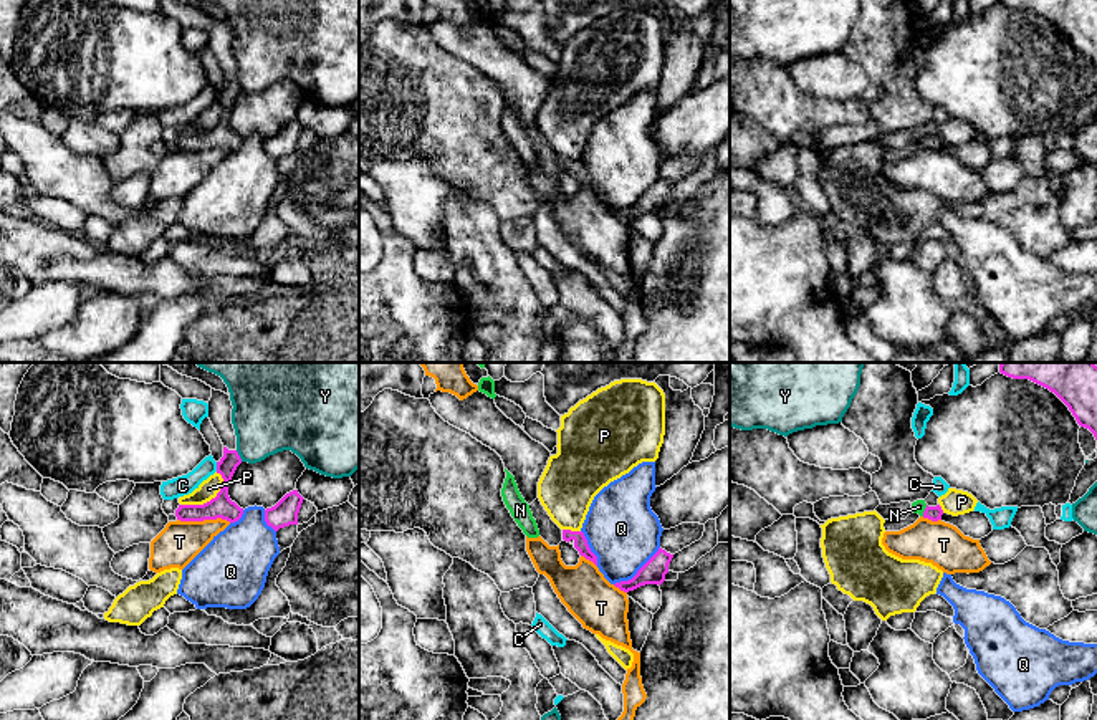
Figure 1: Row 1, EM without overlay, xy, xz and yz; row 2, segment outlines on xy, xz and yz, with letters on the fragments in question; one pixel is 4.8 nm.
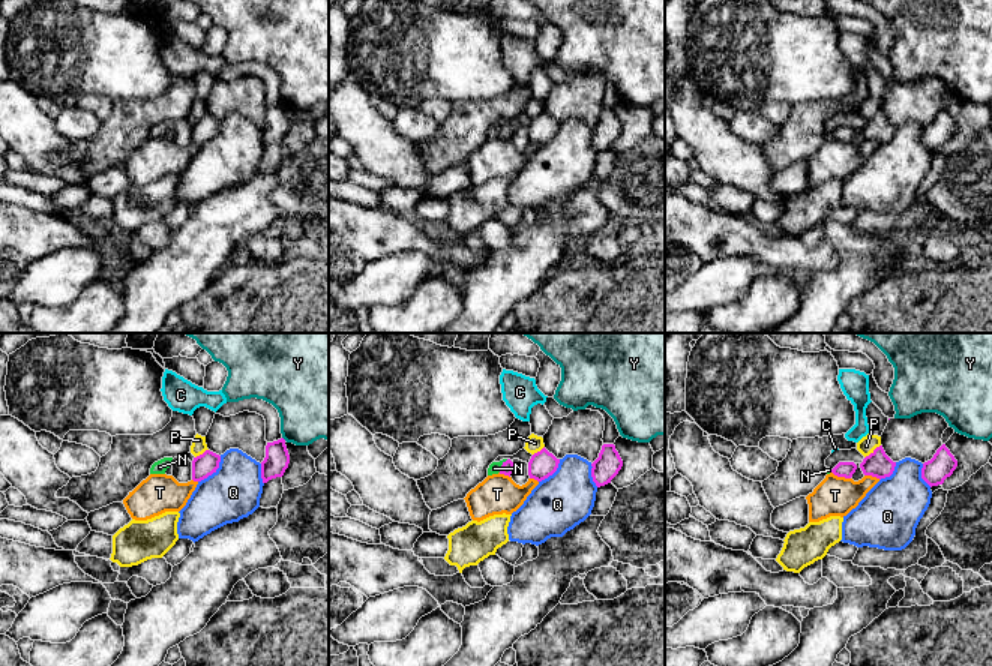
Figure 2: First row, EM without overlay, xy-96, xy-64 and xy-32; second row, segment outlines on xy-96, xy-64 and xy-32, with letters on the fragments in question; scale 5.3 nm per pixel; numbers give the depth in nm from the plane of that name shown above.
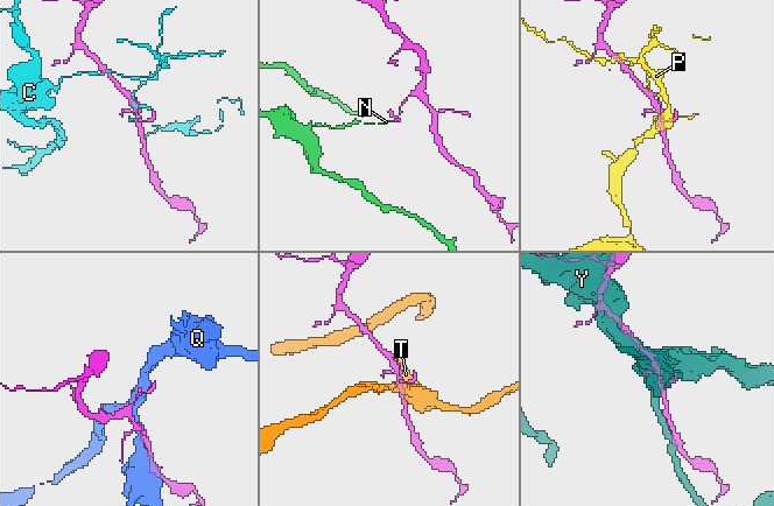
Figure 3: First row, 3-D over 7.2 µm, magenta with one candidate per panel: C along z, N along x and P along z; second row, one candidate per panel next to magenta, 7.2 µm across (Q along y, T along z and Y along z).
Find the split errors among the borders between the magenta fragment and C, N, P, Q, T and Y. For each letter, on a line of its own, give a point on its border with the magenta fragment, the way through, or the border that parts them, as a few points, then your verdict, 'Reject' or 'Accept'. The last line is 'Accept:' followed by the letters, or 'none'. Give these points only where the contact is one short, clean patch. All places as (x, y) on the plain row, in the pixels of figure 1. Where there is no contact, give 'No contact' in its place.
C: Touches magenta at xy (217, 96). Reject
N: Touches magenta at yz (925, 139). Boundary: yz (927, 134), (922, 144). Reject
P: Touches magenta at xy (207, 131). Boundary: xy (222, 105), (222, 115), (214, 126), (202, 133), (181, 134). Reject
Q: Touches magenta at xz (637, 201). Reject
T: Touches magenta at xy (204, 148). Reject
Y: Touches magenta at xy (239, 85). Reject
Accept: none

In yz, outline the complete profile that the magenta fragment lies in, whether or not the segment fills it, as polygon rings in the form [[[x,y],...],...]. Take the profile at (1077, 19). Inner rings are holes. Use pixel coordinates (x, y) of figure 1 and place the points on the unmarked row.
[[[999,0],[1013,8],[1029,8],[1054,22],[1072,41],[1080,56],[1089,58],[1097,70],[1097,0]]]

